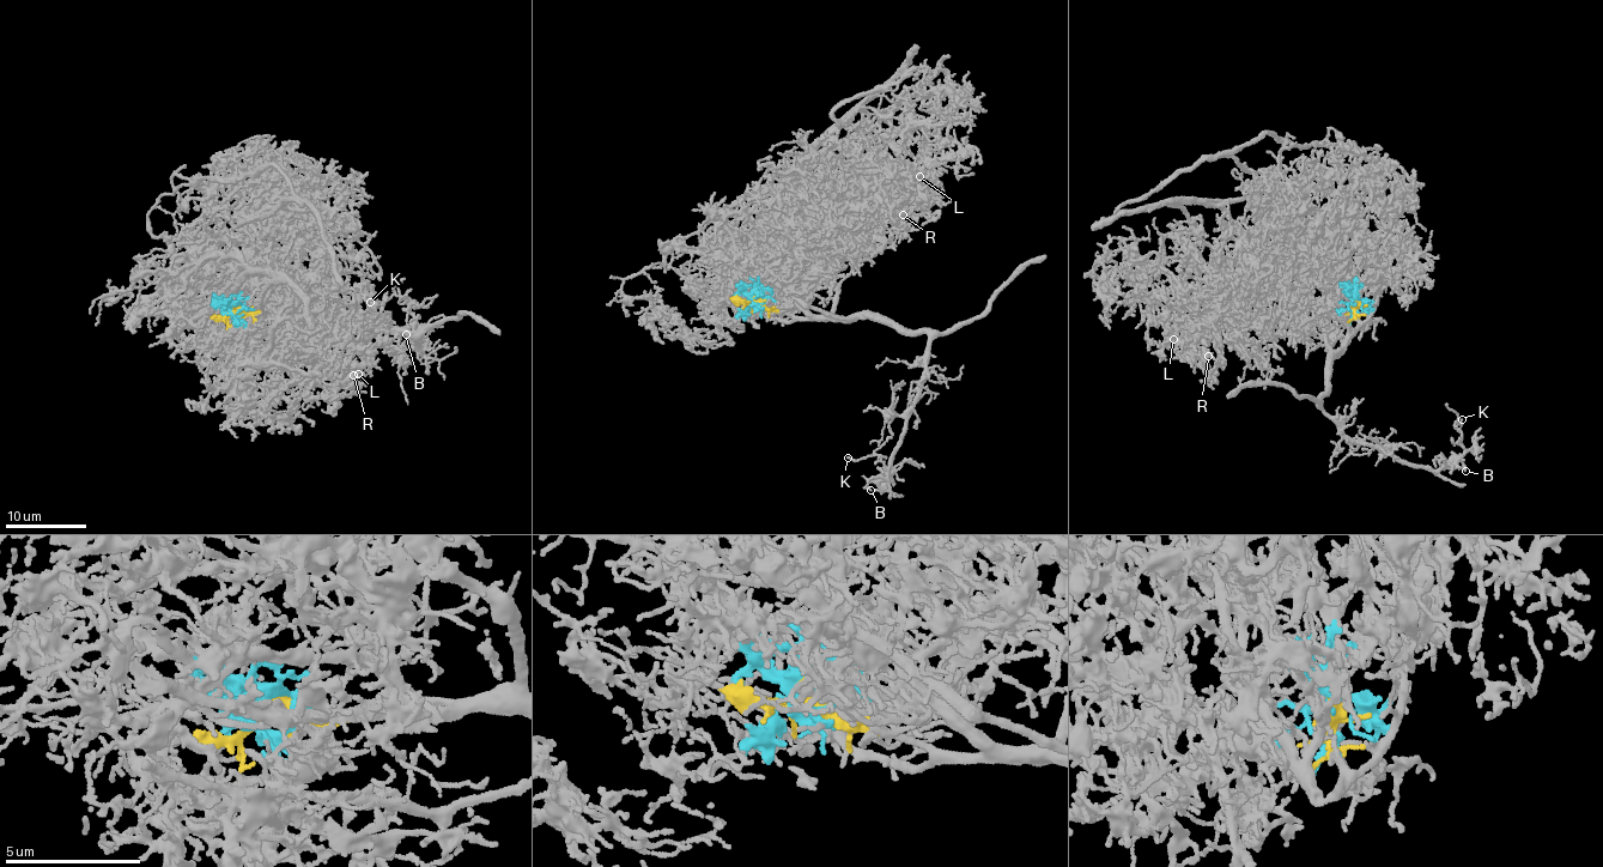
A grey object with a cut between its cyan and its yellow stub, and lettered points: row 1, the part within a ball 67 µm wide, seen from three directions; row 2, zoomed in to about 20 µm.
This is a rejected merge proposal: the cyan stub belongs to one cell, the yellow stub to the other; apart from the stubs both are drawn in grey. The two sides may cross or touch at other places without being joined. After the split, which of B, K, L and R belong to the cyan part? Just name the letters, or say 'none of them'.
L, R

